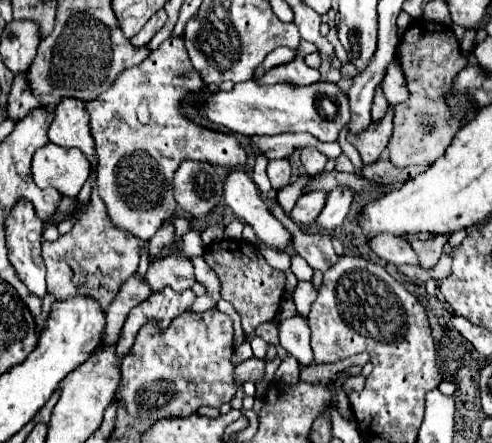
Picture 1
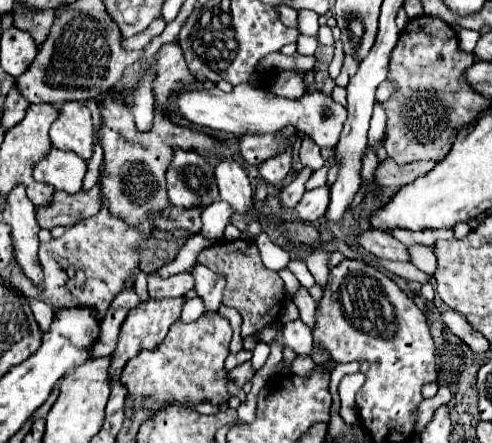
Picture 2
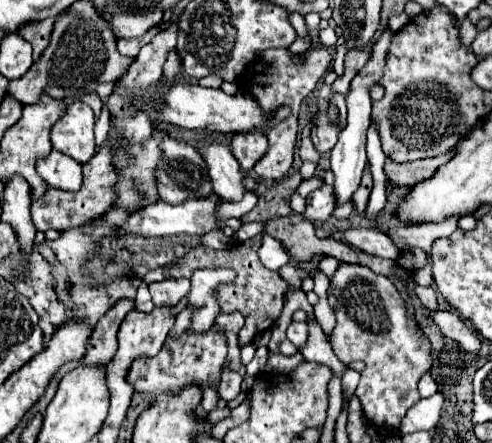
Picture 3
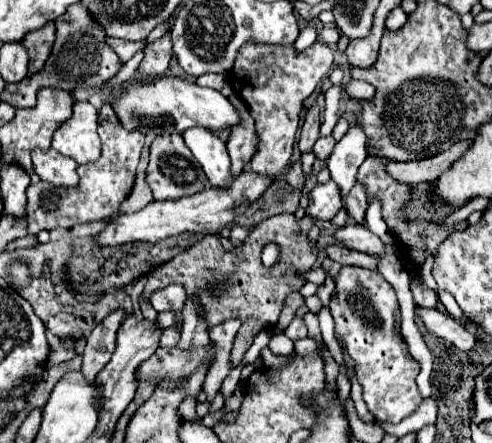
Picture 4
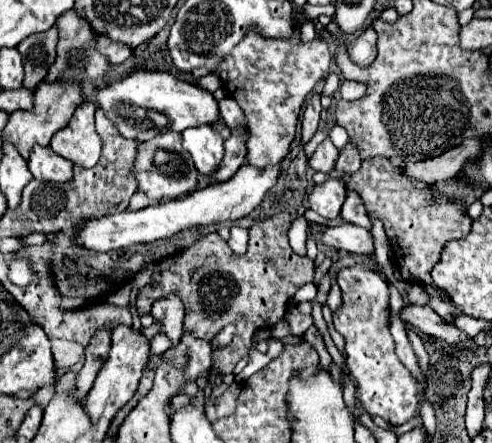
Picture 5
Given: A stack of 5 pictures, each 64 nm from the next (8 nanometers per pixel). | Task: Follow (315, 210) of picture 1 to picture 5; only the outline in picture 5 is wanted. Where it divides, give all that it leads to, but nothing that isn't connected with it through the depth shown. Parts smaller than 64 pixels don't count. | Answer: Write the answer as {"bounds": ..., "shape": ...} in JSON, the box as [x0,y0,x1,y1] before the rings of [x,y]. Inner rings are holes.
{"bounds":[308,178,346,220],"shape":[[[328,178],[324,184],[314,186],[312,194],[308,196],[310,208],[326,220],[334,220],[340,214],[340,208],[346,198],[346,186],[342,180]]]}

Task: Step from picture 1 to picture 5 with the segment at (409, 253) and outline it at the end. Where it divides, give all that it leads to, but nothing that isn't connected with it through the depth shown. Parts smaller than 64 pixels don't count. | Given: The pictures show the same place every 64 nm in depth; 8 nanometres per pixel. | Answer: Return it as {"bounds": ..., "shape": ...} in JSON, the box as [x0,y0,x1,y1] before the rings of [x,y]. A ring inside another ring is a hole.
{"bounds":[318,224,374,254],"shape":[[[340,224],[340,226],[328,226],[322,230],[318,238],[324,246],[346,250],[352,254],[374,254],[374,238],[368,230],[354,226],[354,224]]]}

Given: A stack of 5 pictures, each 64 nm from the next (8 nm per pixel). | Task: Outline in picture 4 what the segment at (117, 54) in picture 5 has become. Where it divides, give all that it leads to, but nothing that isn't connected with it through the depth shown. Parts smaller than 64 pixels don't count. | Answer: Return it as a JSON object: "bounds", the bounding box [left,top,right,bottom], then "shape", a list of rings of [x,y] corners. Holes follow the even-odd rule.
{"bounds":[106,38,144,62],"shape":[[[106,38],[106,44],[118,54],[118,58],[120,58],[120,62],[128,62],[134,54],[136,54],[136,50],[140,50],[142,48],[142,44],[144,42],[128,42],[128,40],[114,40],[114,38]]]}

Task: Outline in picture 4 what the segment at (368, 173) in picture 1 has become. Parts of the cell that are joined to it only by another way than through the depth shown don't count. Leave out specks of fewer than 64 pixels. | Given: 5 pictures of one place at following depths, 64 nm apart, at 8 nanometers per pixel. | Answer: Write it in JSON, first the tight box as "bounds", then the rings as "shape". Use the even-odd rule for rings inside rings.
{"bounds":[388,140,472,184],"shape":[[[462,140],[448,148],[446,152],[424,158],[424,160],[414,160],[414,162],[388,162],[388,172],[394,180],[406,182],[406,184],[422,184],[422,182],[434,182],[442,172],[446,172],[468,148],[472,146],[472,140]]]}

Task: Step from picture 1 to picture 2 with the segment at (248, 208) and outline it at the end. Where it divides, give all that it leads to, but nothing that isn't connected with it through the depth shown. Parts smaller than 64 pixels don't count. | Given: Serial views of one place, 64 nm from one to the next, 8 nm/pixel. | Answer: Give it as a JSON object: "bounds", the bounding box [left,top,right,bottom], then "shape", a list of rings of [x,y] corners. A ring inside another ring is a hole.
{"bounds":[214,158,252,214],"shape":[[[218,158],[214,166],[214,176],[218,182],[220,198],[226,200],[240,214],[250,214],[252,206],[252,184],[242,170],[242,166],[232,158]]]}

